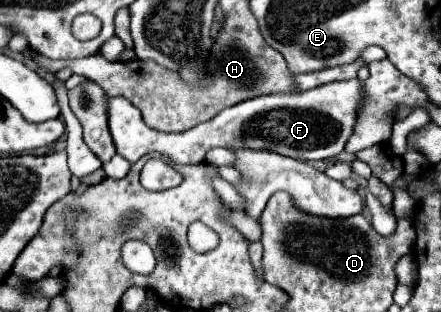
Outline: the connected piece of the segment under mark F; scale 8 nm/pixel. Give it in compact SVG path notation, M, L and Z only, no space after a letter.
M360 79L334 81L302 93L272 93L248 99L220 111L214 119L200 123L182 133L164 133L148 127L142 113L124 97L108 97L108 127L114 139L118 155L136 163L146 153L168 155L178 165L202 163L206 151L212 147L248 147L248 149L272 149L280 155L288 155L302 161L330 159L344 151L356 113L362 105Z

